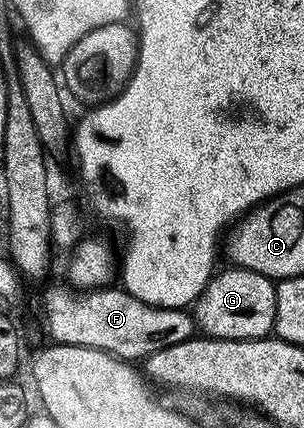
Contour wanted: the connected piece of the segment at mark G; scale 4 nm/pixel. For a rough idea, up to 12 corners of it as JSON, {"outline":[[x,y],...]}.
{"outline":[[232,266],[193,304],[209,339],[265,339],[276,280]]}

